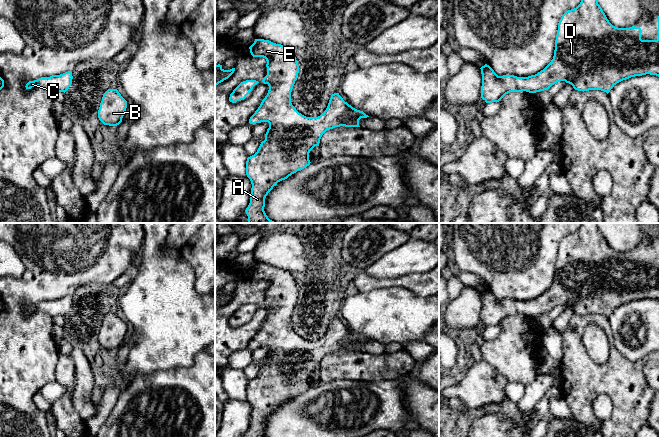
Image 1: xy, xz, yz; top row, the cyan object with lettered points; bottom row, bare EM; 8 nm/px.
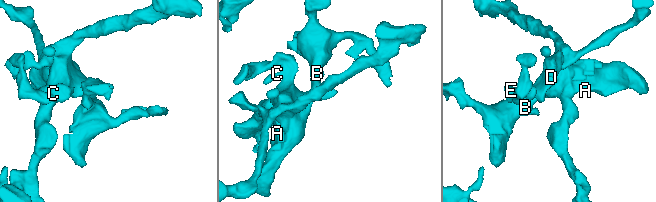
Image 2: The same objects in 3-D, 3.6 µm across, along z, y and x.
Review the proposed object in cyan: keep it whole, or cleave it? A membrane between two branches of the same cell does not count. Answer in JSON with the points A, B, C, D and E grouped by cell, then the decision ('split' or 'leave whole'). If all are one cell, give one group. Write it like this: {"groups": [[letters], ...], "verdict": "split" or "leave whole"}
{"groups": [["A", "B", "C", "D", "E"]], "verdict": "leave whole"}

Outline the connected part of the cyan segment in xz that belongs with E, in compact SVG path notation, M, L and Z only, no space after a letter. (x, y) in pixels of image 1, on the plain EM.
M255 263L249 273L253 281L266 283L267 299L262 306L269 310L267 319L250 341L249 347L254 349L268 346L269 352L257 376L246 385L246 399L251 405L252 412L250 427L245 436L265 437L265 422L268 417L278 406L310 389L309 377L315 370L319 370L320 363L327 354L340 350L360 351L359 344L369 340L345 326L339 317L331 319L326 334L320 340L302 339L291 327L291 316L299 297L293 273L264 263Z

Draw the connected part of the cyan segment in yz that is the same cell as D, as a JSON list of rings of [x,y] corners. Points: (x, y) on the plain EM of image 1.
[[[581,223],[580,228],[576,232],[568,234],[562,239],[558,247],[558,254],[557,254],[557,259],[556,259],[556,264],[555,264],[555,274],[554,274],[553,283],[543,294],[541,294],[535,299],[531,299],[528,301],[517,301],[514,299],[498,300],[489,289],[485,288],[484,290],[480,292],[481,298],[482,298],[481,322],[486,327],[499,326],[506,318],[510,316],[526,315],[529,317],[536,317],[536,316],[548,314],[552,309],[560,305],[565,305],[566,307],[571,308],[573,312],[578,315],[584,316],[584,315],[589,315],[589,314],[601,314],[608,318],[610,314],[617,307],[623,304],[629,303],[631,301],[642,300],[646,298],[656,299],[659,301],[659,240],[658,240],[658,263],[657,264],[642,264],[641,257],[642,257],[642,254],[640,251],[632,250],[629,252],[618,252],[618,251],[613,250],[607,243],[600,229],[598,228],[597,223]]]

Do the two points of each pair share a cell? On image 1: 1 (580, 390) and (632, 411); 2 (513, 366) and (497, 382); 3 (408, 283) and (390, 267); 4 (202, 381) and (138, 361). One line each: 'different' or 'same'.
1: same
2: different
3: different
4: different

